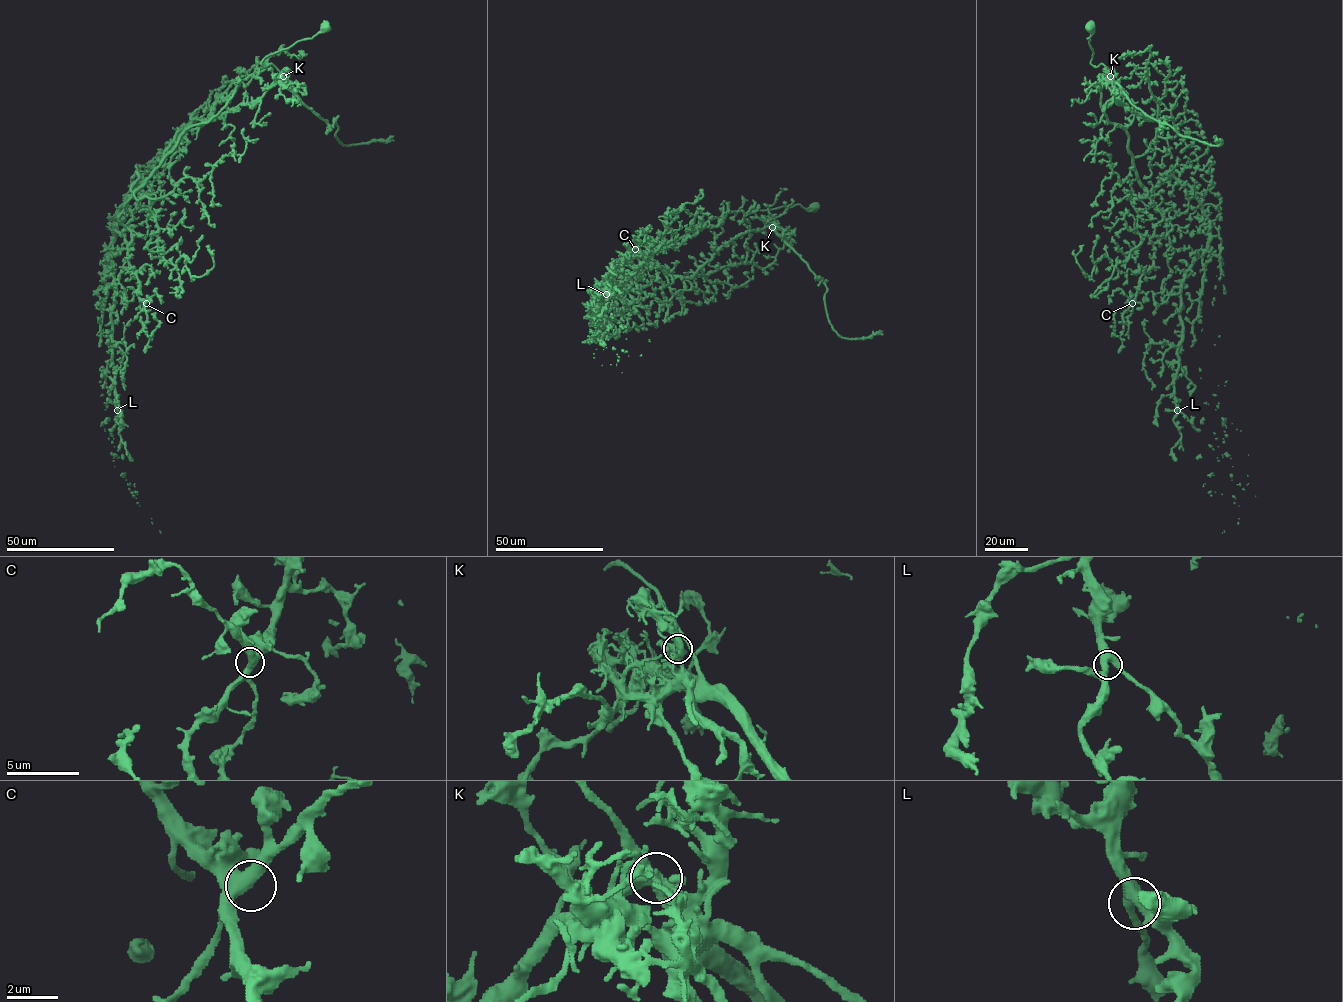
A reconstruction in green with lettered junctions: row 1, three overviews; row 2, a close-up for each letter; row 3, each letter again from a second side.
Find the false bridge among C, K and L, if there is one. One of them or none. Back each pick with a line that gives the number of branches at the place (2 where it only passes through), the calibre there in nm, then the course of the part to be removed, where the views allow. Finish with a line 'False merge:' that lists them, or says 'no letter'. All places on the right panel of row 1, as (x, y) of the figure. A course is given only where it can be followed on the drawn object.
K: Branches: 3. Thickness 400 nm. Course of the part to remove: (1111, 76), (1134, 105), (1161, 125), (1166, 124), (1184, 136), (1210, 145), (1221, 143), (1214, 136)
False merge: K

